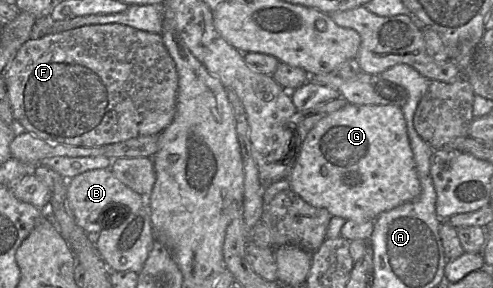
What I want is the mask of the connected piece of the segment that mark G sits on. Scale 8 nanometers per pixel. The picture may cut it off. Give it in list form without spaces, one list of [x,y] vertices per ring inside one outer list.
[[[347,103],[343,108],[329,114],[320,120],[307,134],[301,143],[300,150],[292,164],[286,178],[289,181],[290,189],[297,193],[305,202],[313,207],[324,208],[332,216],[353,220],[363,223],[369,220],[374,221],[381,213],[392,210],[406,202],[417,198],[421,192],[413,152],[410,146],[407,126],[402,109],[394,105],[355,105]]]

